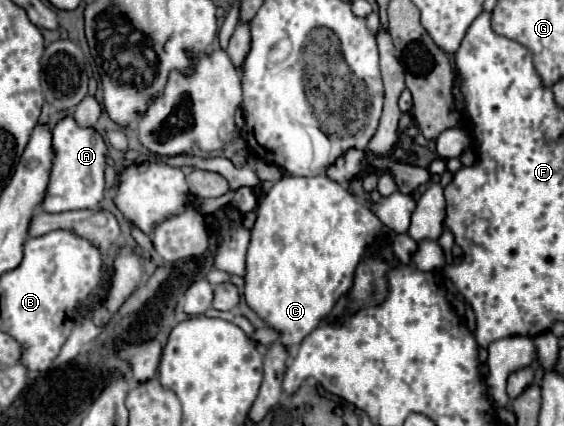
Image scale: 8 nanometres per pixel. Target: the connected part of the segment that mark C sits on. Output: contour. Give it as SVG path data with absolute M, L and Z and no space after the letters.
M285 174L277 180L261 198L257 206L257 220L251 230L251 242L247 250L247 274L245 274L245 300L259 318L269 322L275 330L281 330L281 342L285 346L299 344L309 332L313 332L323 316L327 316L337 300L351 290L355 270L367 250L375 244L381 220L369 206L357 202L357 198L339 182L333 182L327 174L315 178L301 178Z

